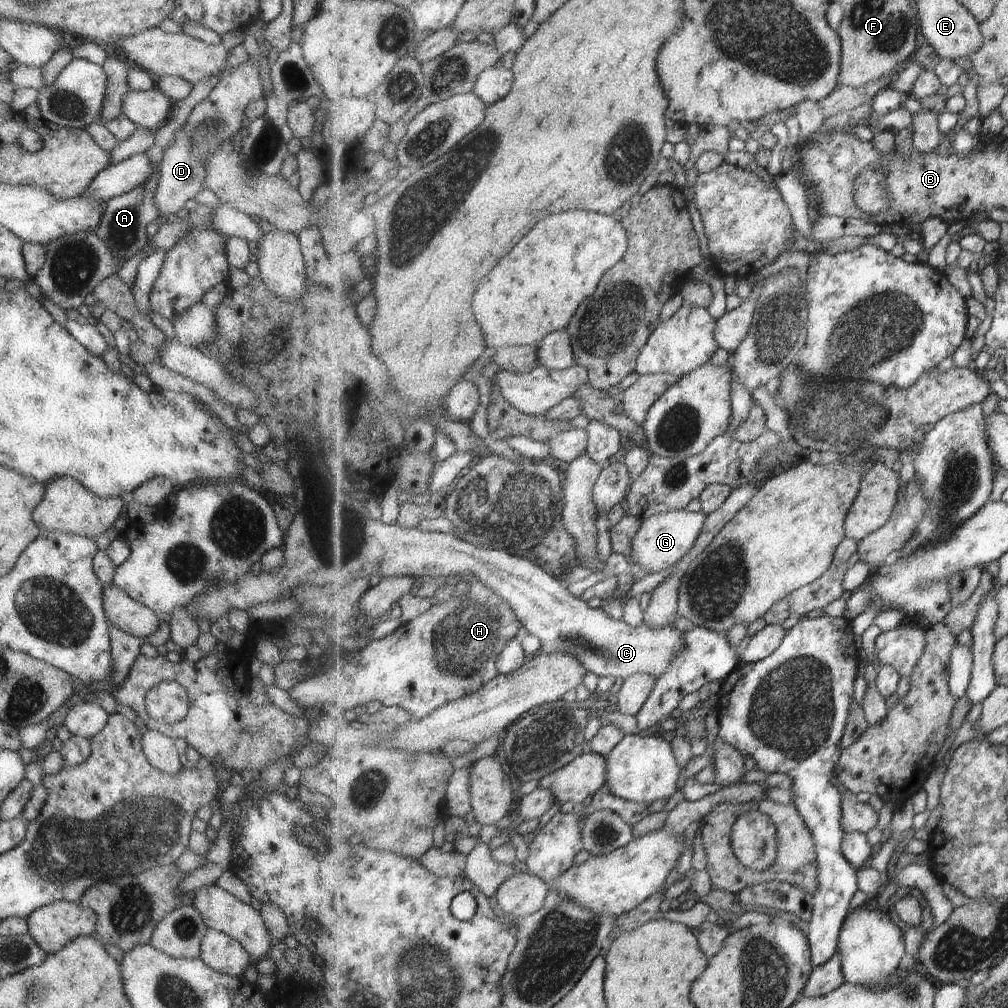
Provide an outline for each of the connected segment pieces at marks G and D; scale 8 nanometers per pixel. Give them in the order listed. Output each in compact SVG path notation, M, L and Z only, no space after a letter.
M701 510L694 513L689 511L669 511L653 515L642 522L642 527L633 540L634 550L627 558L631 564L645 568L648 573L661 572L669 566L676 565L694 544L697 543L703 527L706 526L707 515Z
M250 59L224 73L212 91L189 113L184 125L176 132L175 140L162 154L158 164L160 177L154 192L154 203L160 214L175 214L185 200L203 188L204 156L223 139L231 139L238 128L244 127L244 108L262 95L261 79L256 64Z

